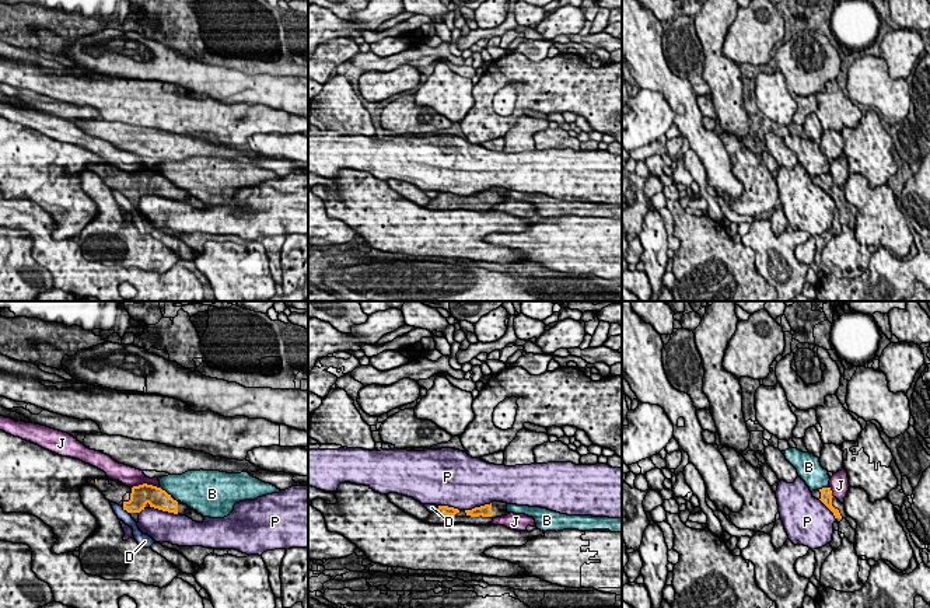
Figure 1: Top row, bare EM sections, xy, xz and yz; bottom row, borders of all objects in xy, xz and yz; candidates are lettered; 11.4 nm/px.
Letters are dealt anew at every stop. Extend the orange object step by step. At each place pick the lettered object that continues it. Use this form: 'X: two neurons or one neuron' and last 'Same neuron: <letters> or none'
B: two neurons
D: two neurons
J: two neurons
P: two neurons
Same neuron: none

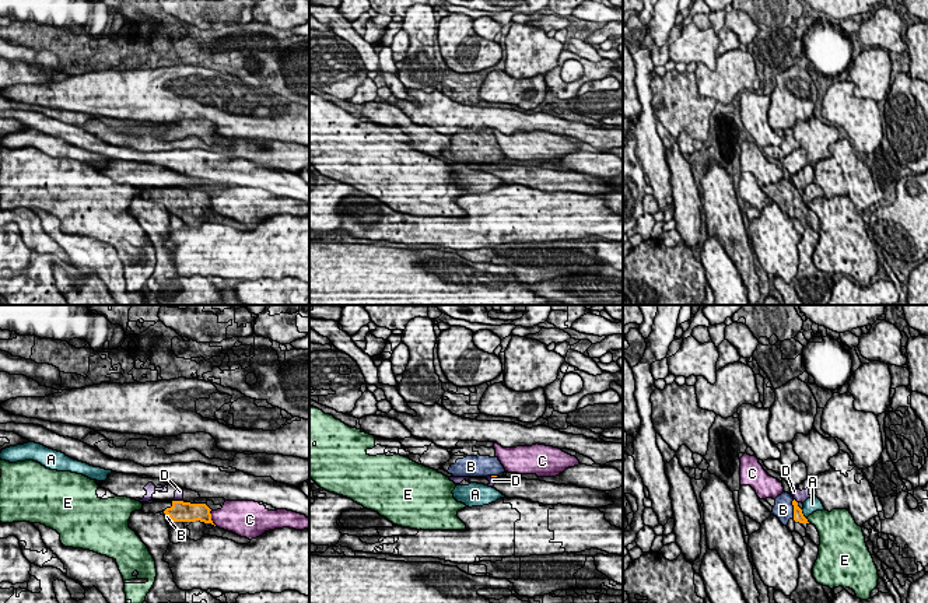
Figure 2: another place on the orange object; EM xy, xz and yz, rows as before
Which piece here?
A: two neurons
B: one neuron
C: two neurons
D: two neurons
E: two neurons
Same neuron: B

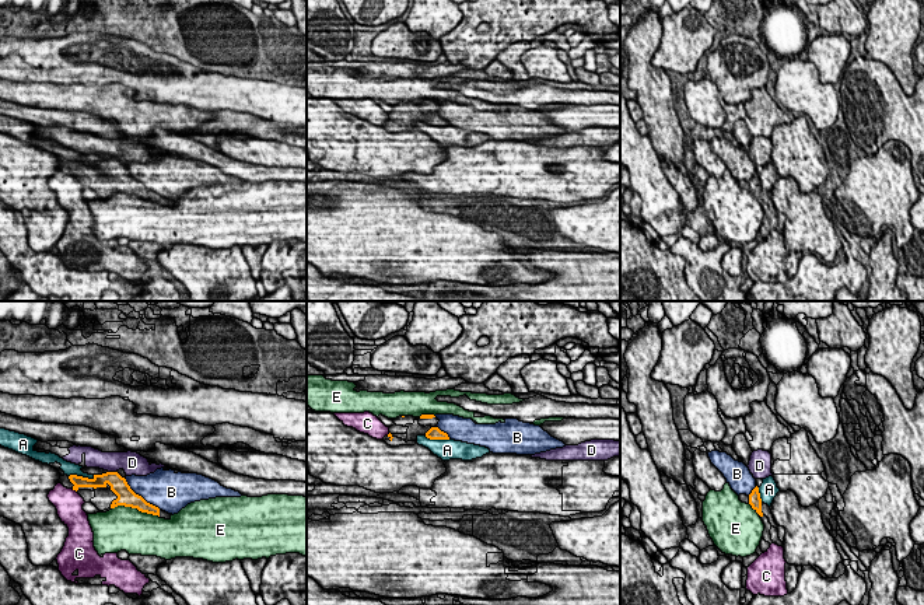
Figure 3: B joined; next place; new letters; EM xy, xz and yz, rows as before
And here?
A: two neurons
B: two neurons
C: two neurons
D: two neurons
E: two neurons
Same neuron: none

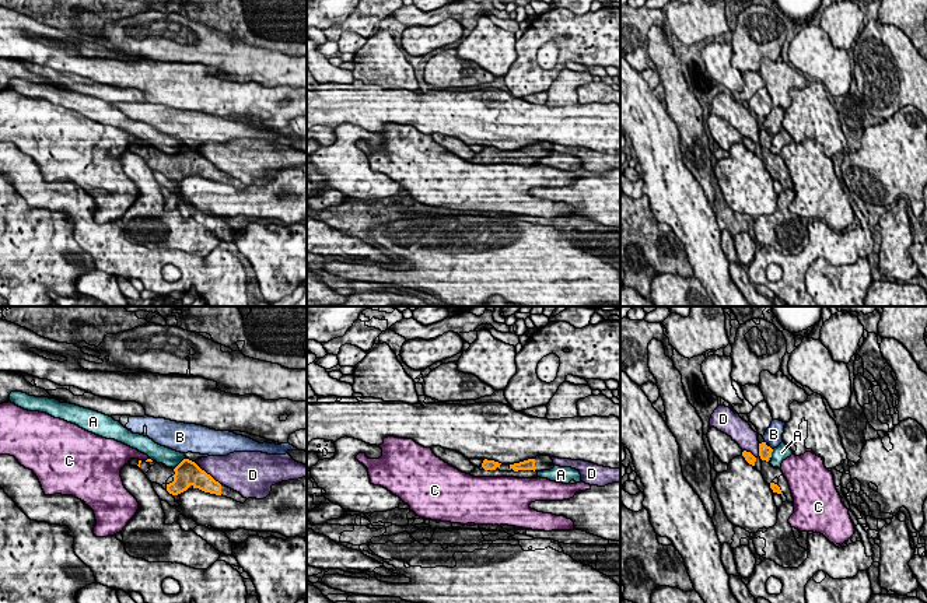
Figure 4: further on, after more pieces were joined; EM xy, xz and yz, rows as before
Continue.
A: two neurons
B: two neurons
C: two neurons
D: two neurons
Same neuron: none

